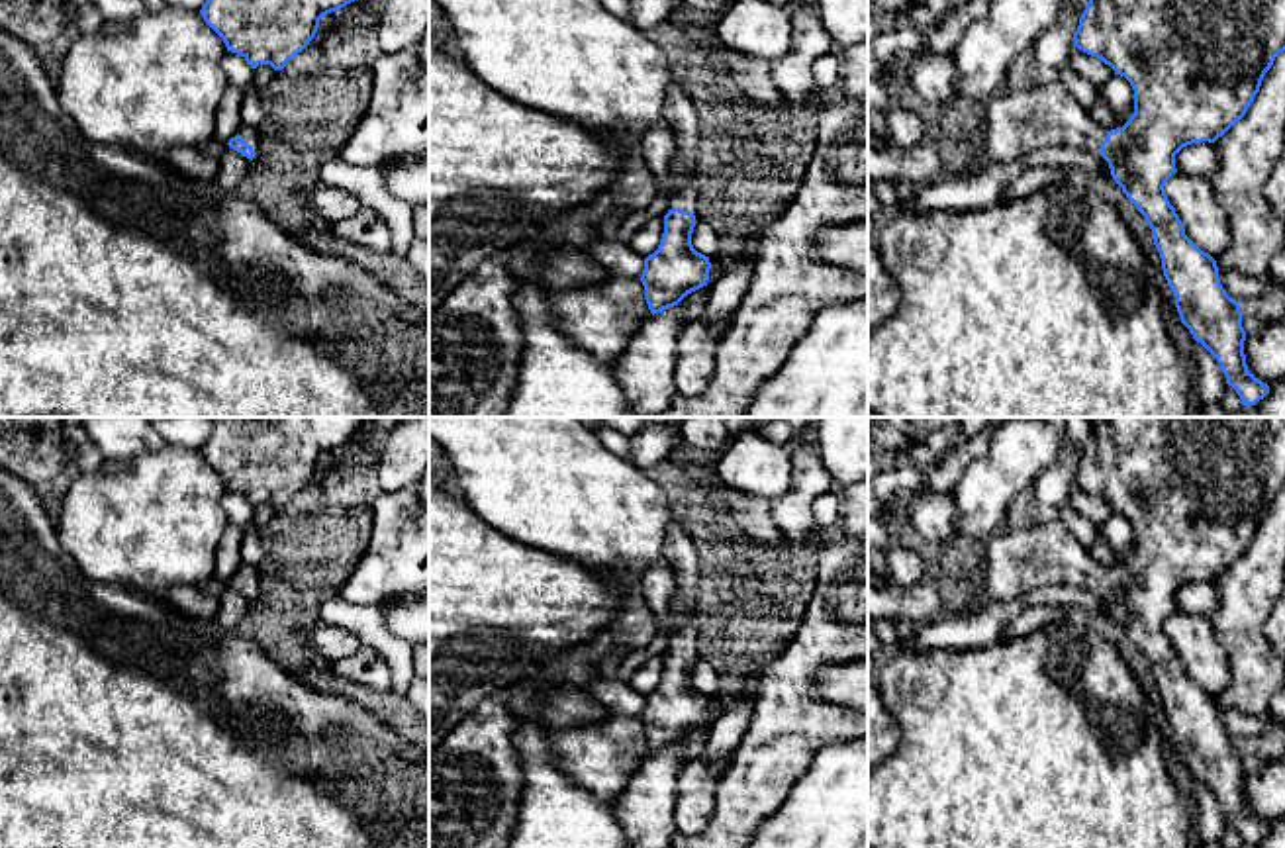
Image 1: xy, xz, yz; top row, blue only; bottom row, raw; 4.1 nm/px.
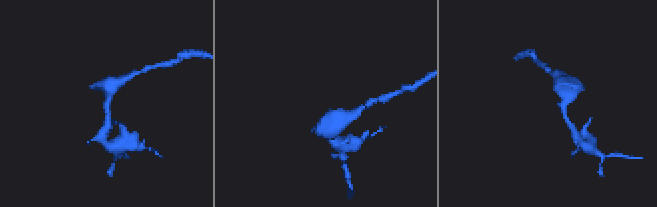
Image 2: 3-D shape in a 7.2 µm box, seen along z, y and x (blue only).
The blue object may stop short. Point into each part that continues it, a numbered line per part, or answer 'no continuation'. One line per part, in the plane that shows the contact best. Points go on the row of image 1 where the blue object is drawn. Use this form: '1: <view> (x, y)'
1: xy (249, 136)

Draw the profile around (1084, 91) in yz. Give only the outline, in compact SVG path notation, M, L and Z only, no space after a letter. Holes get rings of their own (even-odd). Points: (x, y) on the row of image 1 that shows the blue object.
M1068 61L1060 65L1058 80L1087 112L1091 112L1095 102L1101 98L1101 88L1081 76Z

